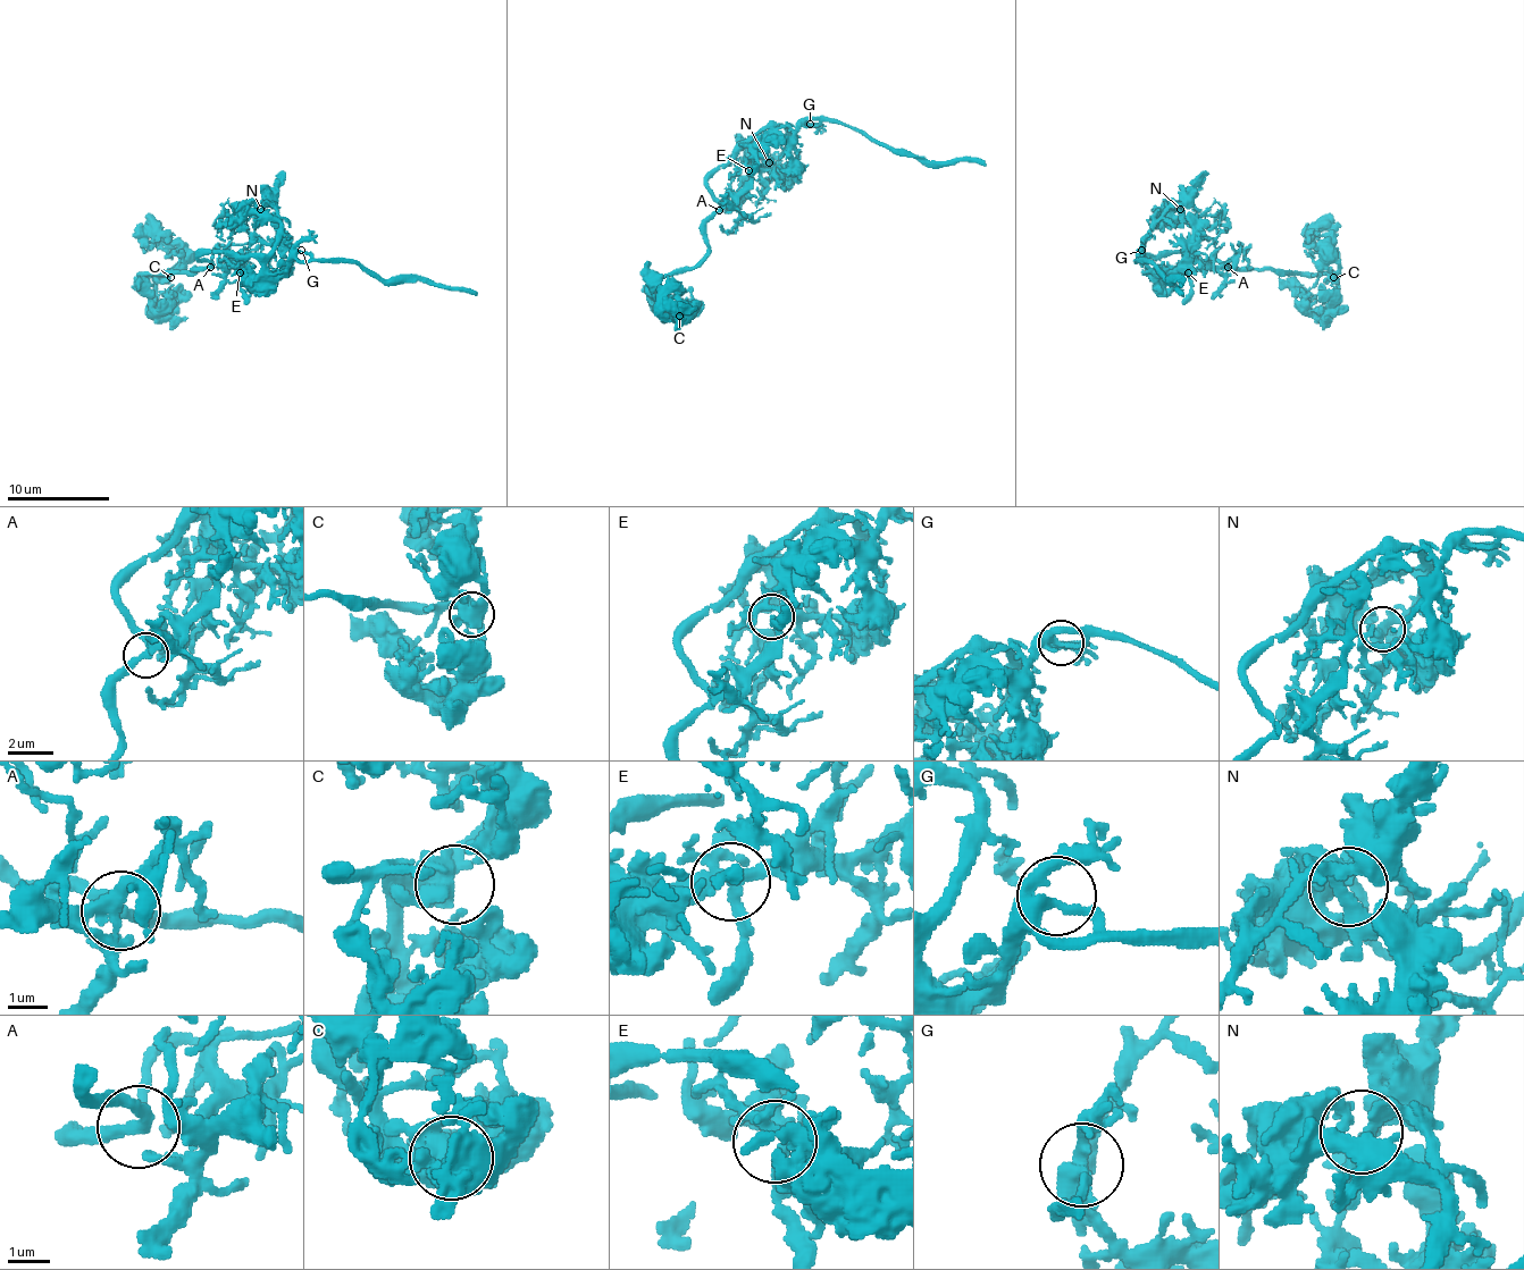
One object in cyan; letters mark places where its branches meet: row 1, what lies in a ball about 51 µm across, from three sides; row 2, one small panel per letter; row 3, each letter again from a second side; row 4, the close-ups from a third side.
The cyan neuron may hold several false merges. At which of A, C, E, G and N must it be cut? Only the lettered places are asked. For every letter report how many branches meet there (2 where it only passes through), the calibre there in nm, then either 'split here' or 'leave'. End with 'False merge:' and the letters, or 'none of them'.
A: branches 3; calibre 240 nm; leave
C: branches 4; calibre 500 nm; leave
E: branches 5; calibre 280 nm; leave
G: branches 5; calibre 300 nm; leave
N: branches 4; calibre 280 nm; leave
False merge: none of them

